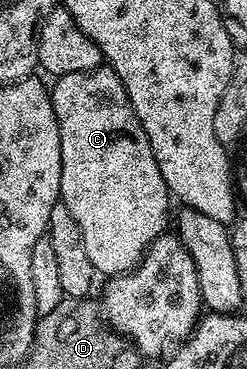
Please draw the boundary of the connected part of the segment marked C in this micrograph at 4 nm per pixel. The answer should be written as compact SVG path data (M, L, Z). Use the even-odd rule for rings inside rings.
M109 65L98 67L95 71L81 71L80 73L68 73L57 76L50 87L50 100L52 109L56 113L56 121L60 125L60 157L62 168L60 169L60 201L76 217L76 225L80 225L80 237L84 237L84 249L88 252L88 261L92 261L95 272L99 276L113 277L122 275L125 271L131 271L142 260L142 255L167 230L166 222L171 222L170 203L172 196L166 188L164 177L160 177L160 165L156 165L156 157L152 153L152 145L148 141L148 133L144 133L144 125L140 125L140 117L136 117L136 109L132 109L132 101L119 77Z

